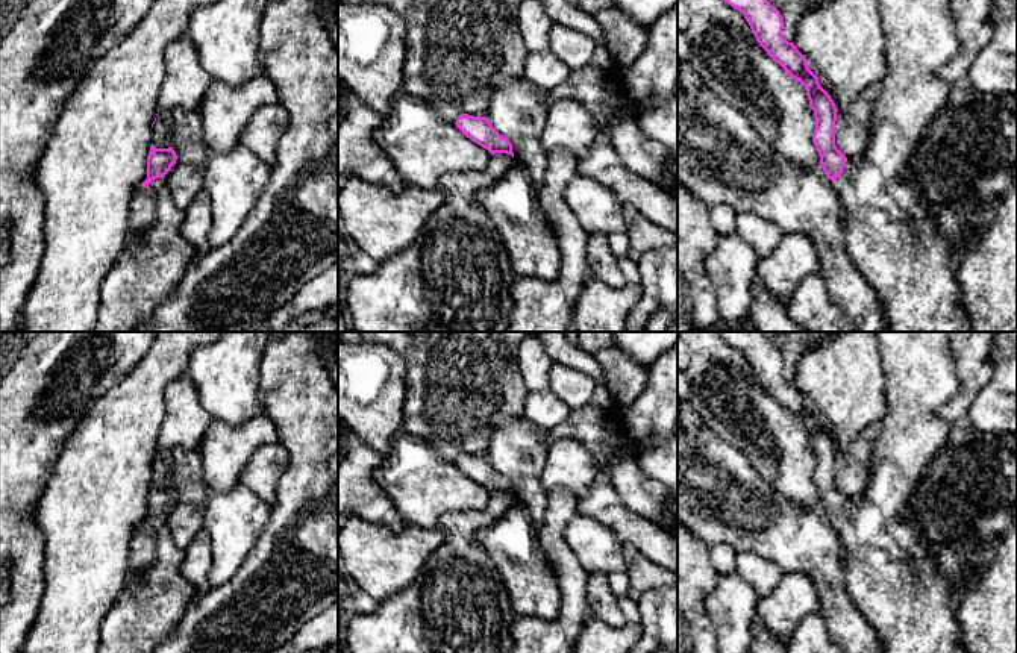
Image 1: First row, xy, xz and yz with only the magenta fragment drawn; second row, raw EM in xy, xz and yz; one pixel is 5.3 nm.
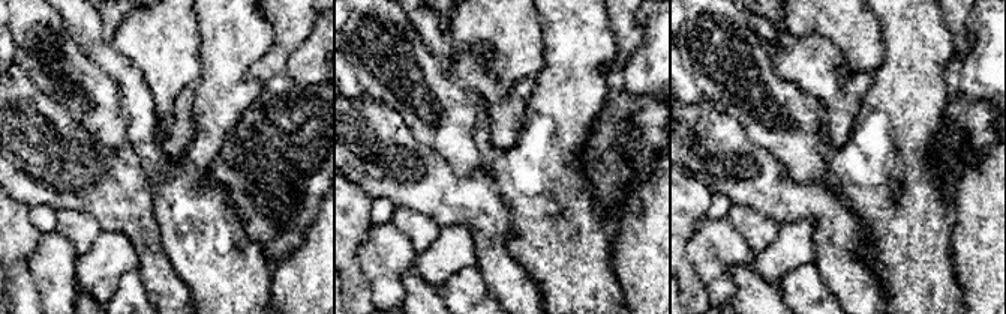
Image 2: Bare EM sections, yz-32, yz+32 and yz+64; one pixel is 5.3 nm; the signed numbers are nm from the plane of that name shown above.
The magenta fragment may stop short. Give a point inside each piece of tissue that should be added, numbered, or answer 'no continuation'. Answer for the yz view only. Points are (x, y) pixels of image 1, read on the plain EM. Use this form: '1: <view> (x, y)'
1: yz (891, 578)

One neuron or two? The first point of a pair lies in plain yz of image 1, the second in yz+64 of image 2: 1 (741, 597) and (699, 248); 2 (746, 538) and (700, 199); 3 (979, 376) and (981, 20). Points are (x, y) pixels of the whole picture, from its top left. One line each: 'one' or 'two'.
1: one
2: two
3: two

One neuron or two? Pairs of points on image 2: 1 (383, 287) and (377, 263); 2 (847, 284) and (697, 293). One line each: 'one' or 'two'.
1: one
2: two

